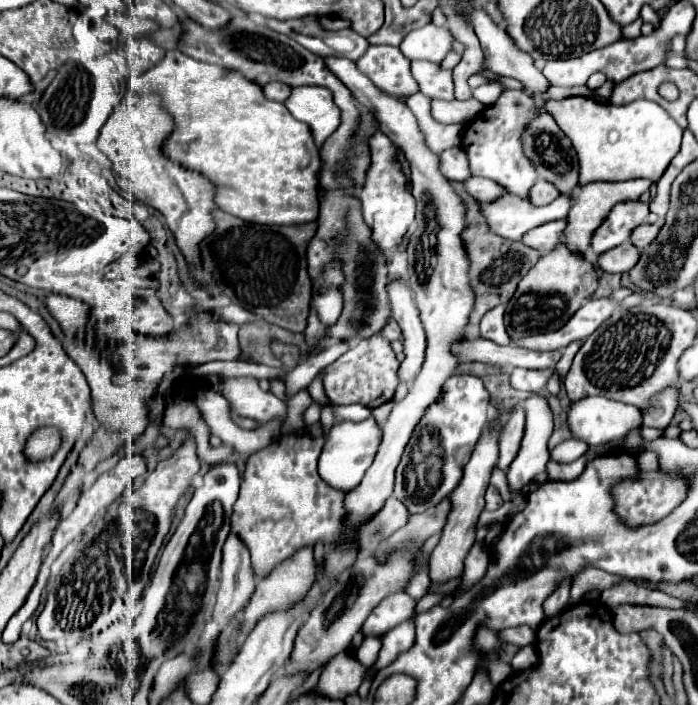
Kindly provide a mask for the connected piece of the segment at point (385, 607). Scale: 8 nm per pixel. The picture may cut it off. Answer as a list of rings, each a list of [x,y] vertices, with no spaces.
[[[407,593],[391,595],[387,599],[383,599],[383,603],[379,603],[379,607],[375,607],[371,611],[371,615],[364,622],[361,631],[365,635],[381,637],[387,631],[391,631],[393,627],[397,627],[399,623],[411,619],[413,609],[415,609],[415,601]]]

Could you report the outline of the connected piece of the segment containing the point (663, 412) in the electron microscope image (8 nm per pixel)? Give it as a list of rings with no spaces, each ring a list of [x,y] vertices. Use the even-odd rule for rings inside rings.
[[[667,389],[667,391],[663,391],[663,395],[653,399],[651,407],[643,411],[643,425],[655,427],[655,429],[665,429],[675,415],[675,409],[677,409],[675,399],[677,399],[675,389]]]

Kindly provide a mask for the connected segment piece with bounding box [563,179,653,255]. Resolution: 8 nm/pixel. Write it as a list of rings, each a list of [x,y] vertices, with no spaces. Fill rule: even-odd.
[[[631,179],[621,183],[589,183],[577,189],[575,203],[567,215],[567,229],[563,232],[567,247],[571,247],[571,251],[577,251],[579,255],[585,255],[587,247],[591,245],[591,235],[611,213],[611,207],[615,207],[621,201],[637,201],[645,191],[651,189],[651,185],[653,183],[649,179]]]

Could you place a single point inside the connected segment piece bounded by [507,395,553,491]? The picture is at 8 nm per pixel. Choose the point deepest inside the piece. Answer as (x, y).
(533, 456)

